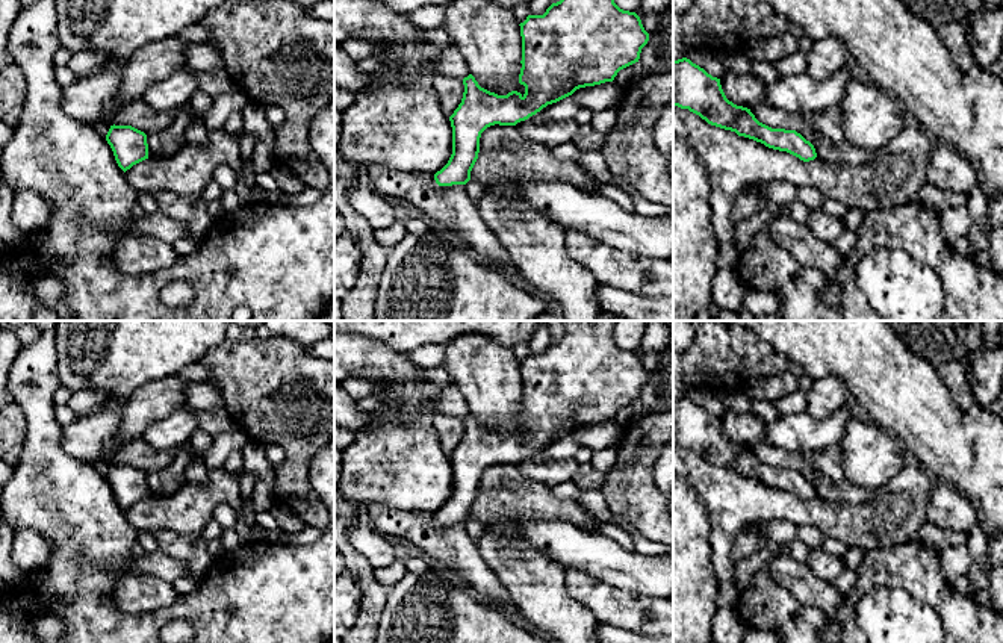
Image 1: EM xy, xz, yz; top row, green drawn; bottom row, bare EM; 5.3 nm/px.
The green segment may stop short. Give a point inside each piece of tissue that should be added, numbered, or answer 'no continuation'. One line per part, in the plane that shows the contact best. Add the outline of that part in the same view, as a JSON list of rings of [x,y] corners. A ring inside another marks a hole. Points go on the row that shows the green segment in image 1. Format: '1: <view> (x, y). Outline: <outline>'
no continuation

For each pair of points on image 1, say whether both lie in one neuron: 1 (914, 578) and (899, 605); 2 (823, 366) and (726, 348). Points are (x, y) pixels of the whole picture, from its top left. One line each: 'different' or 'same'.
1: different
2: different

